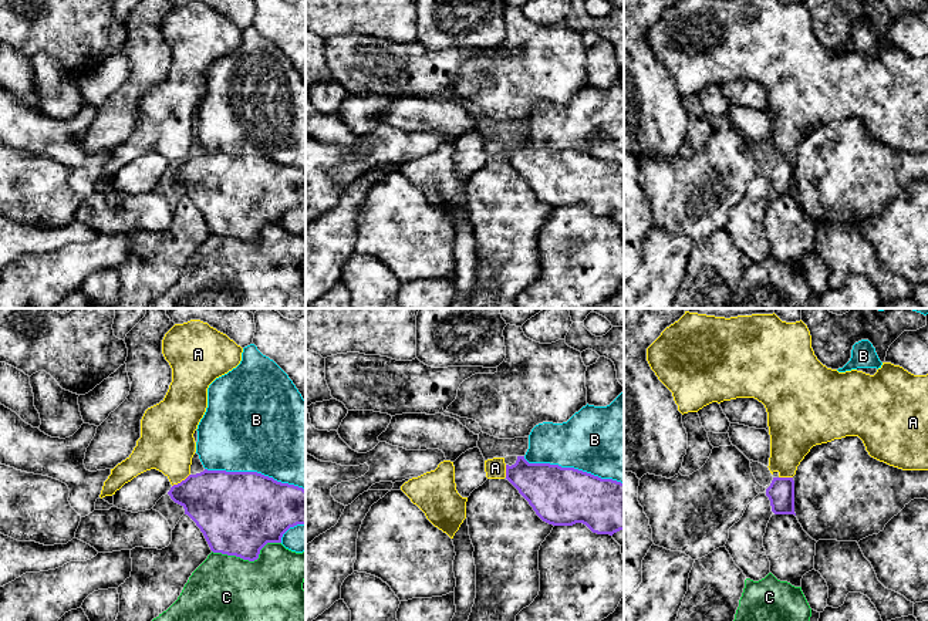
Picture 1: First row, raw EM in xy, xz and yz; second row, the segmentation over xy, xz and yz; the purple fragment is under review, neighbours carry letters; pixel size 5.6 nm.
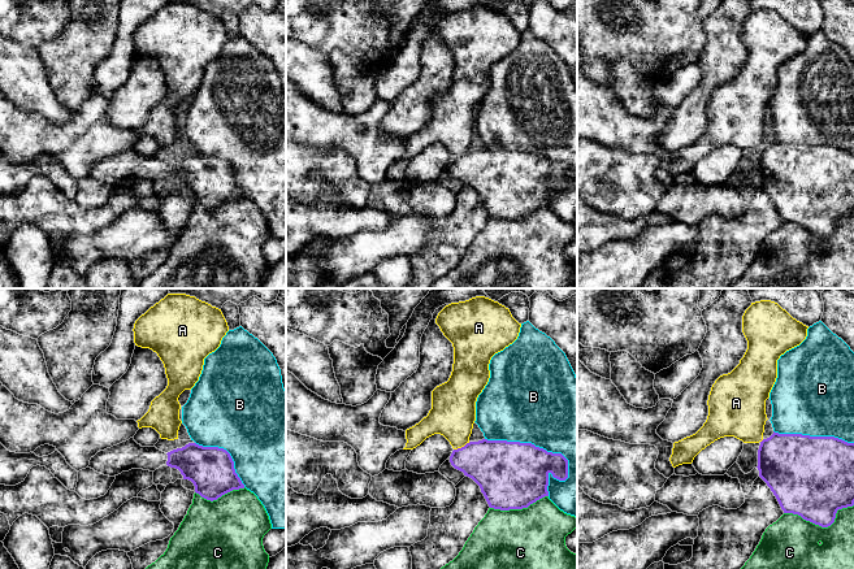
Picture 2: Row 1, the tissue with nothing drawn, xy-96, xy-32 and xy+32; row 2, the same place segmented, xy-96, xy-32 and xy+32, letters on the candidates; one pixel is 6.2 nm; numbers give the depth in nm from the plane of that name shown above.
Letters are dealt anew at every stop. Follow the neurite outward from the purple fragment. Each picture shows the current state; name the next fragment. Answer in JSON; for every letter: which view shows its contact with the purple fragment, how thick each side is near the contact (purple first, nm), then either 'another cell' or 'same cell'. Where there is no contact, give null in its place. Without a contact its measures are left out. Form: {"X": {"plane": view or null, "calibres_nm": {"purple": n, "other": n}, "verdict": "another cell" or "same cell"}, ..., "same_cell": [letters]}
{"A": {"plane": "xy", "calibres_nm": {"purple": 360, "other": 320}, "verdict": "another cell"}, "B": {"plane": "xz", "calibres_nm": {"purple": 340, "other": 400}, "verdict": "another cell"}, "C": {"plane": "xy", "calibres_nm": {"purple": 440, "other": 380}, "verdict": "another cell"}, "same_cell": []}

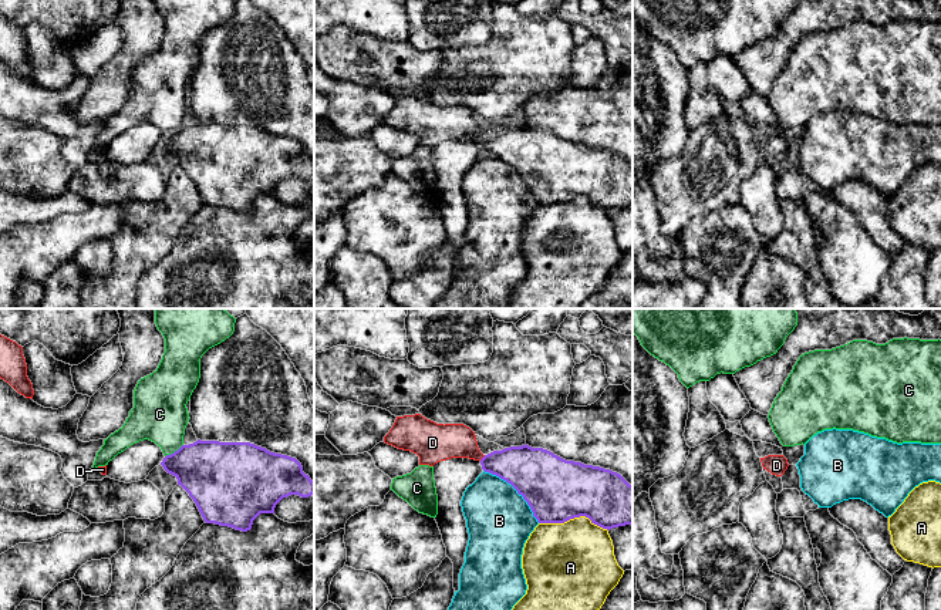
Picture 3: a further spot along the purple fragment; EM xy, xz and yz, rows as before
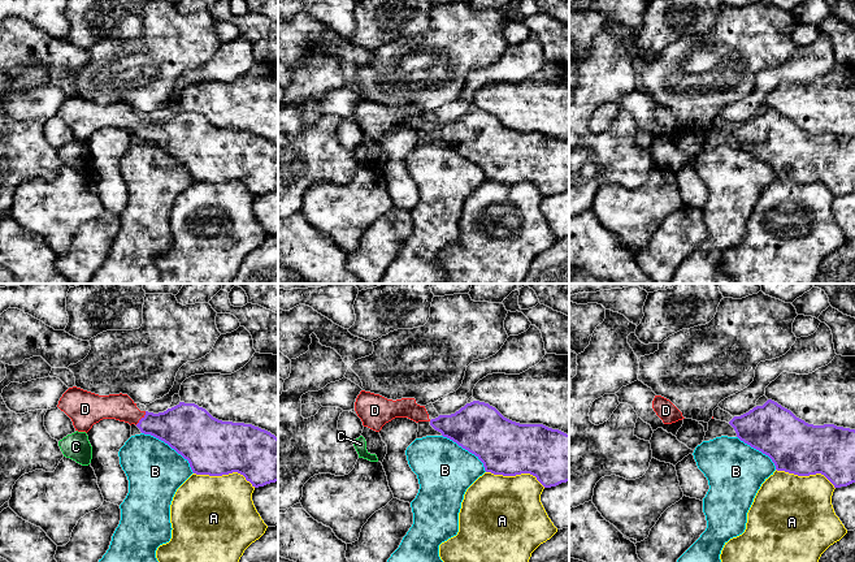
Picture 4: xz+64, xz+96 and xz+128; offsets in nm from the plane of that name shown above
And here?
{"A": {"plane": "xz", "calibres_nm": {"purple": 360, "other": 460}, "verdict": "another cell"}, "B": {"plane": "xz", "calibres_nm": {"purple": 360, "other": 380}, "verdict": "another cell"}, "C": {"plane": "xy", "calibres_nm": {"purple": 360, "other": 320}, "verdict": "another cell"}, "D": {"plane": "xz", "calibres_nm": {"purple": 240, "other": 200}, "verdict": "same cell"}, "same_cell": ["D"]}

